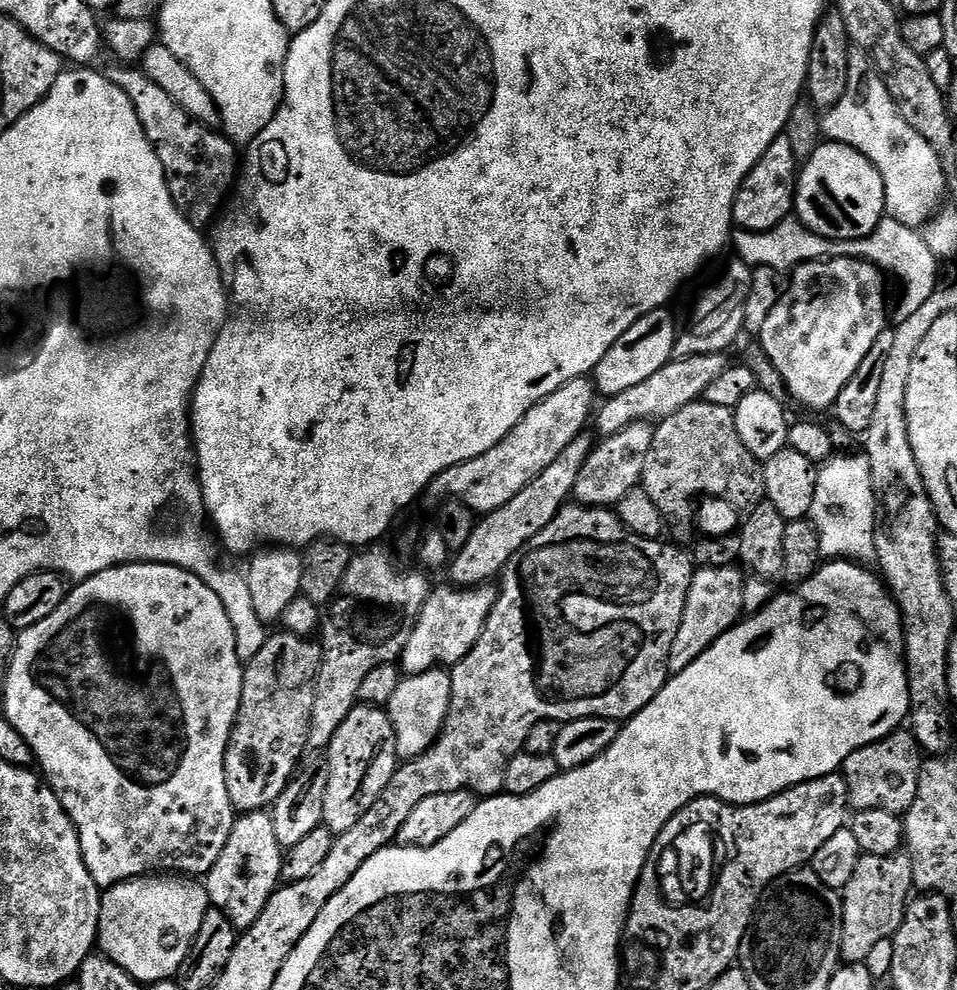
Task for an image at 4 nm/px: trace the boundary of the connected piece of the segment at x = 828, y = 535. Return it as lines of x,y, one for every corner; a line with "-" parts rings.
836,454
817,471
814,502
808,516
812,527
816,529
821,557
850,560
861,566
871,565
876,560
876,499
867,456

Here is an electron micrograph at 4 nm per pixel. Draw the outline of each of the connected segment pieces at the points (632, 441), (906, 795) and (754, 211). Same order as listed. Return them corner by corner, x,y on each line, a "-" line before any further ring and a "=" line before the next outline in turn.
641,422
631,424
616,436
601,439
593,447
586,466
582,466
582,474
578,474
575,499
589,508
608,508
619,504
620,499
630,489
641,483
646,466
646,454
650,454
653,431
651,423
=
897,730
886,738
862,750
854,750
846,758
842,775
848,787
848,802
856,812
862,810
886,810
890,814
903,817
914,806
918,794
922,749
916,737
908,730
=
782,135
770,142
770,150
750,170
742,182
732,207
732,218
737,229
746,232
769,232
793,215
796,203
798,163
790,146
790,139

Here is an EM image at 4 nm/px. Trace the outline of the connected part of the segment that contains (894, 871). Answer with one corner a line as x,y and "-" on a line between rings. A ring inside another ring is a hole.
901,850
895,856
861,855
854,878
846,882
842,889
842,950
841,957
849,964
862,964
867,961
870,950
878,946
878,942
891,940
896,935
898,926
904,921
904,912
908,909
910,897
913,895
912,863
907,851

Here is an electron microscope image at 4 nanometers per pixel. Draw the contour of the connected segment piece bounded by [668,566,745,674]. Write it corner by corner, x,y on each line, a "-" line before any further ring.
739,567
730,568
702,568
692,573
690,594
686,598
686,610
682,614
682,626
678,626
678,634
674,638
674,646
670,646
668,659
669,673
675,674
686,670
690,662
694,662
708,649
722,634
729,632
741,619
744,612
744,573

